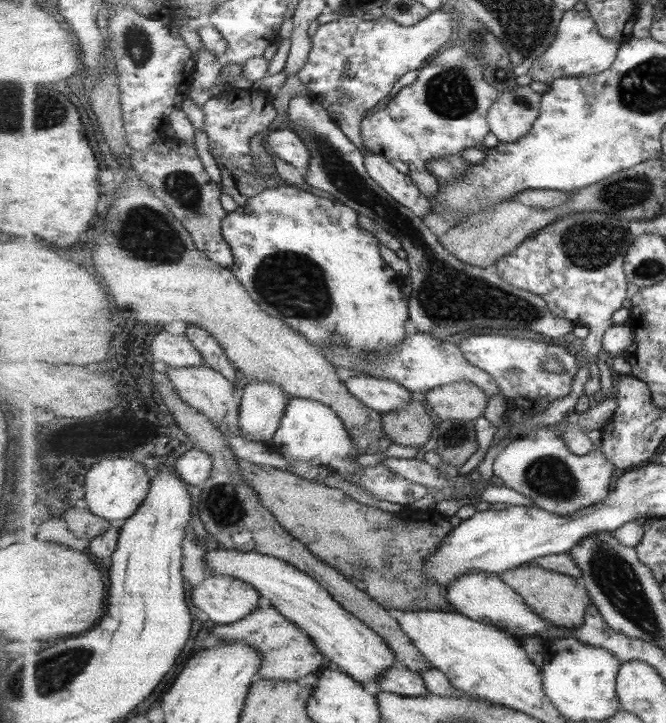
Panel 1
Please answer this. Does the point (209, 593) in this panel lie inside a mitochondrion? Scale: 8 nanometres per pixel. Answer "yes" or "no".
no

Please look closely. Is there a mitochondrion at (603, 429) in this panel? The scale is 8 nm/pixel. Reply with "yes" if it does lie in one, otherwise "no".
no

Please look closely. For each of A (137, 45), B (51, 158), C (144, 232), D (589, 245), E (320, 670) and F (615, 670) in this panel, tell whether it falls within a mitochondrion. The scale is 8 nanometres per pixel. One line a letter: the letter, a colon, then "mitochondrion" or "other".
A: mitochondrion
B: other
C: mitochondrion
D: mitochondrion
E: other
F: other

